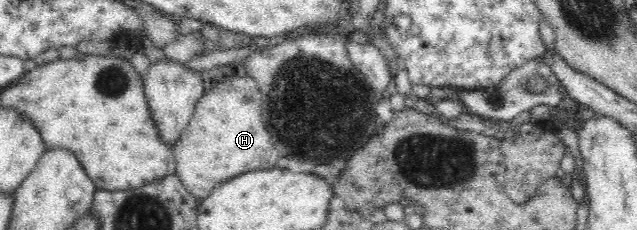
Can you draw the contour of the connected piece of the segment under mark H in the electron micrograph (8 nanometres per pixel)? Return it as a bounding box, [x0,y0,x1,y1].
[172,76,281,198]

